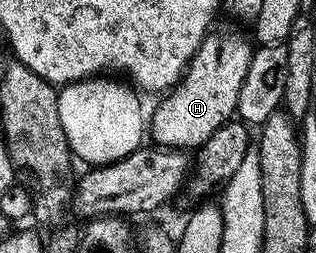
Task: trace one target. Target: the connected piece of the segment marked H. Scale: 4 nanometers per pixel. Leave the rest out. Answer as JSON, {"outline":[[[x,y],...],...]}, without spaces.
{"outline":[[[220,31],[217,35],[216,32],[209,34],[196,56],[188,62],[183,79],[176,84],[171,93],[161,98],[164,100],[157,105],[152,117],[150,115],[150,135],[157,139],[155,142],[161,148],[199,148],[200,144],[209,139],[223,123],[229,122],[236,115],[238,93],[242,93],[242,81],[246,81],[246,73],[250,69],[254,50],[253,40],[249,39],[243,39],[236,31]]]}

